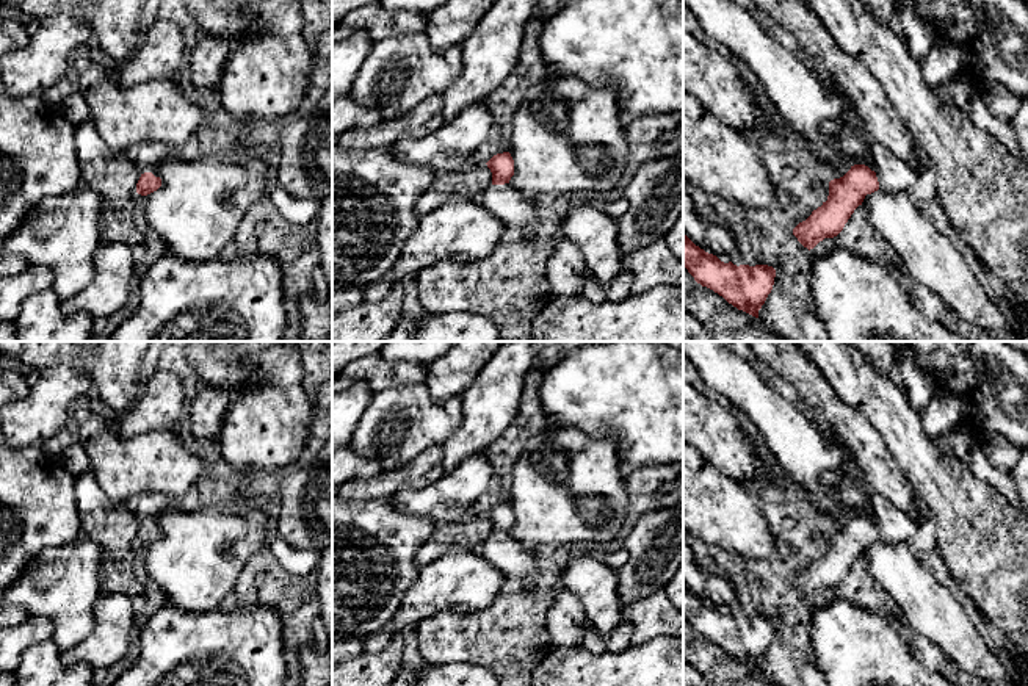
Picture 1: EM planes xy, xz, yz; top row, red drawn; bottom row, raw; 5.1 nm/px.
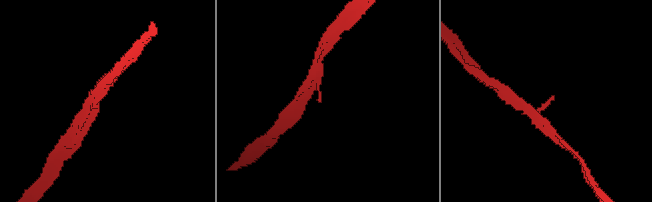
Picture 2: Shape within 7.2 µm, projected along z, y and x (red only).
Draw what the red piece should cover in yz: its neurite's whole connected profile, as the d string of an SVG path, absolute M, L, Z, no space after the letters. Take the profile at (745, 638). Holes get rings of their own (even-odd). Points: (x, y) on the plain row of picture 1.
M683 584L683 617L697 634L722 647L729 655L758 669L758 661L773 641L776 620L768 616L724 614L696 597Z

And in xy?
M143 493L128 501L130 509L141 525L136 534L138 545L147 547L161 537L158 517L169 504L172 504L174 509L182 509L180 500L169 500L161 493Z

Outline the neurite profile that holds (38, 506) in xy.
M0 426L0 589L6 590L44 550L78 536L75 478L64 460L36 445L11 448Z

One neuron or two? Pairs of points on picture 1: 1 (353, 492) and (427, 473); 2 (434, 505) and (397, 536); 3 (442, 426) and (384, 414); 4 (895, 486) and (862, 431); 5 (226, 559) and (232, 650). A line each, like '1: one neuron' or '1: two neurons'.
1: one neuron
2: two neurons
3: one neuron
4: one neuron
5: two neurons

